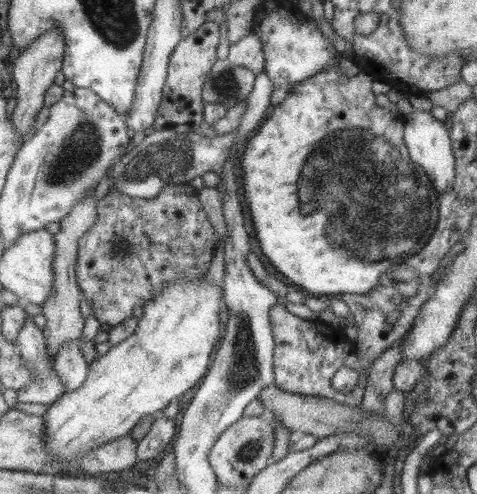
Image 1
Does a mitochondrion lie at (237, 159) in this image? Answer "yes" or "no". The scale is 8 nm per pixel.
no

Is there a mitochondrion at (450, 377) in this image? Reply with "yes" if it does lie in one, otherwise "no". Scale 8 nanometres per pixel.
no

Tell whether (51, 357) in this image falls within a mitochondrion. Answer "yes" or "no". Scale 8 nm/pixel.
no

